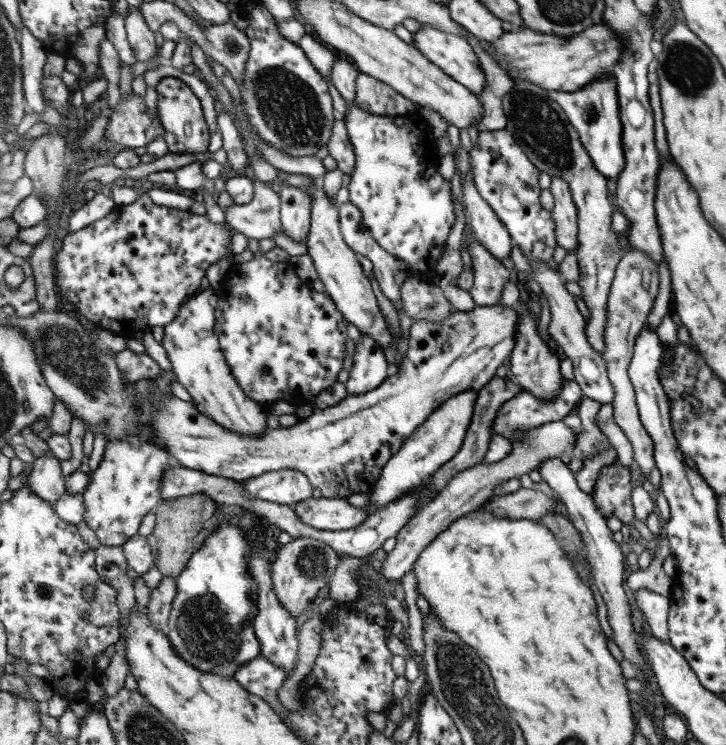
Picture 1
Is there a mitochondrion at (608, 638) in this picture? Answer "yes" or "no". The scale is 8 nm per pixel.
no

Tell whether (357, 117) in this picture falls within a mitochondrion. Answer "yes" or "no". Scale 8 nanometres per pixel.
no

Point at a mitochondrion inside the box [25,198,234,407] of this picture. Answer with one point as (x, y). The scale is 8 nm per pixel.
(76, 360)

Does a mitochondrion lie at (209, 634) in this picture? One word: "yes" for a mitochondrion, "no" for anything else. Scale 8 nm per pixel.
yes

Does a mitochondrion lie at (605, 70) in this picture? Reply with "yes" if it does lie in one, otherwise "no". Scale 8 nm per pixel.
no

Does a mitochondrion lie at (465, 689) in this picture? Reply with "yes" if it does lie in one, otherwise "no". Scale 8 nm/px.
yes

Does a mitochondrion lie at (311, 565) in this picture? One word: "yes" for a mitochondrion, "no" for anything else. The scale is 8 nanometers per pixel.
yes

